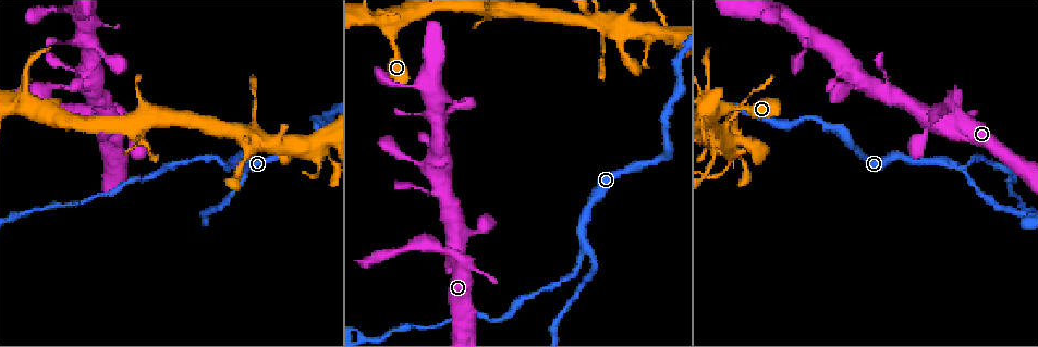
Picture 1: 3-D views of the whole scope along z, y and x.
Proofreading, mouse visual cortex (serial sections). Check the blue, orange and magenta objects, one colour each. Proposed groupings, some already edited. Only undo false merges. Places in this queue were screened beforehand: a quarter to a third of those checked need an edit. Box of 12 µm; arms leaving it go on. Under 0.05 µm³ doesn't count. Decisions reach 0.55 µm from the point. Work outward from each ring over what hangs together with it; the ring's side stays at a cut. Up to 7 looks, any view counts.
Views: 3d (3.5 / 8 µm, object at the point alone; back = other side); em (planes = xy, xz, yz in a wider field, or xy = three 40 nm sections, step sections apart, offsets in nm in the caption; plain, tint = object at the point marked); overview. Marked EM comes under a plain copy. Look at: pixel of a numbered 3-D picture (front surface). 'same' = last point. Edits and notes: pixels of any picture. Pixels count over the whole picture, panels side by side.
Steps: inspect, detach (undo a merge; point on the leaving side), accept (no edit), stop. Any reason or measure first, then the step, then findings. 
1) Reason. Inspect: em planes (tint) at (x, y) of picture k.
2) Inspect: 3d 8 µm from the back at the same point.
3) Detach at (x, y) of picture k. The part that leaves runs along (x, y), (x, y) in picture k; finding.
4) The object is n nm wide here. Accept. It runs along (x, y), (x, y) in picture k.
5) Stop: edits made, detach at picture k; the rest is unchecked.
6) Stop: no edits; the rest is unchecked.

Four-way junction. Inspect: 3d 3.5 µm from the back at (720, 110) of picture 1.

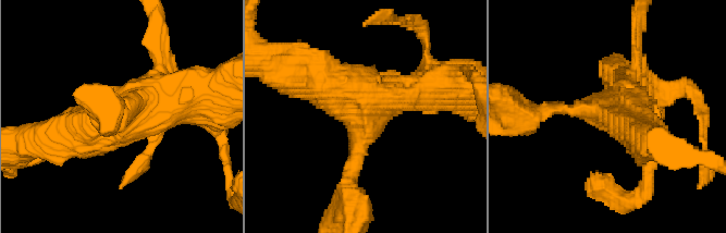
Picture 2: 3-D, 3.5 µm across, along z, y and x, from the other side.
Shape alone is not enough. Inspect: em xy step 2 (tint) at (365, 121) of picture 2.

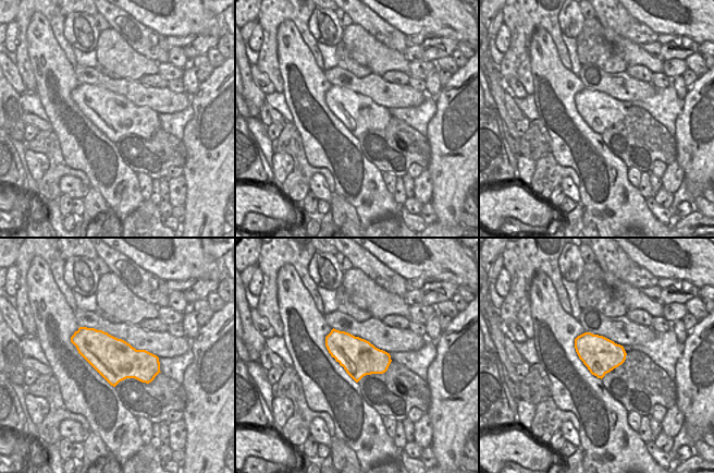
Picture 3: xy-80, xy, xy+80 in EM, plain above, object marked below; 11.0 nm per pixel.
Another direction. Inspect: em xy step 3 (tint) at the same point.

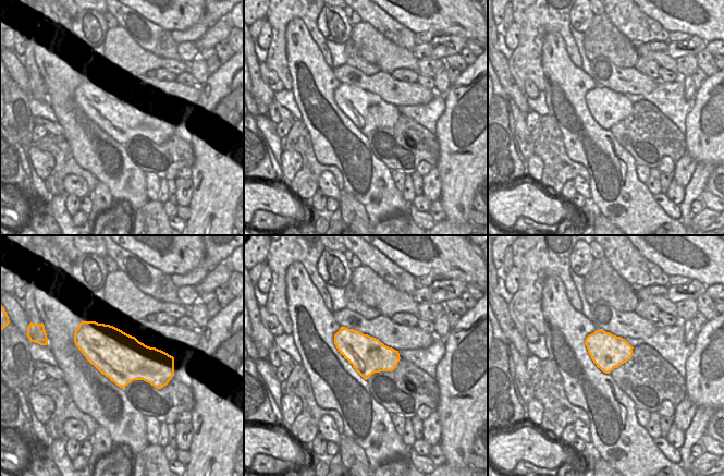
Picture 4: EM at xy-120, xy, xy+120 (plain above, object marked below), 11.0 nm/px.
4 arms meet here; the arms are 200, 250, 500, 600 nm wide. Accept. It runs along (354, 171), (364, 99), (304, 76) in picture 2; all the same cell.

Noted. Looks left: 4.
Branch point. Inspect: 3d 3.5 µm at (582, 250) of picture 1.

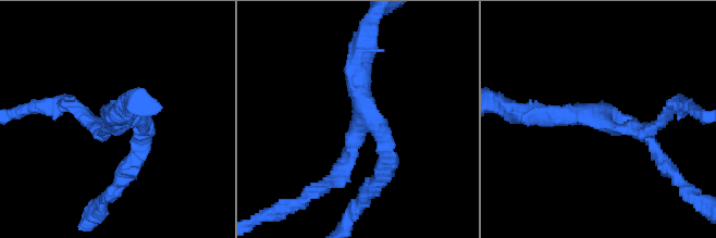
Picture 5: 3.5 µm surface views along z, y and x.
3 arms meet here; the arms are 200, 200, 300 nm wide. Inspect: em xy step 5 (tint) at (364, 117) of picture 5.

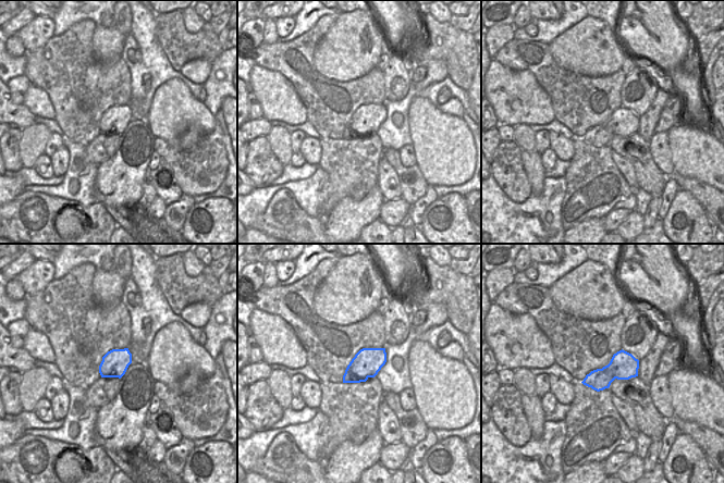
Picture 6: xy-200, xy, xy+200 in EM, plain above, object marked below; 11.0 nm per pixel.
Accept. It runs along (363, 48), (363, 117), (341, 175) in picture 5; all the same cell.

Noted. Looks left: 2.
Small branch off a trunk. Inspect: 3d 3.5 µm at (452, 252) of picture 1.

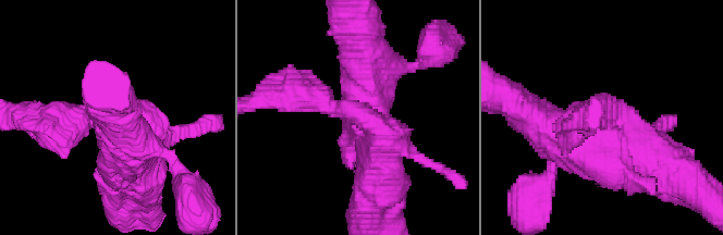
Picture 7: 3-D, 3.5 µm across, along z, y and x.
Need the tissue. Inspect: em xy step 5 (tint) at (600, 129) of picture 7.

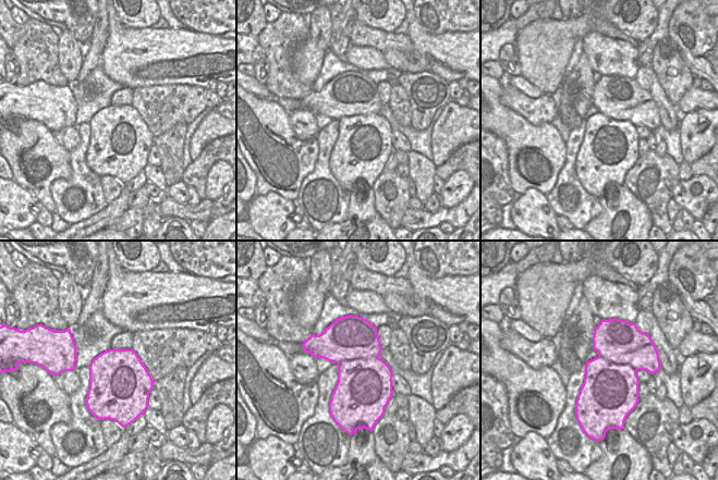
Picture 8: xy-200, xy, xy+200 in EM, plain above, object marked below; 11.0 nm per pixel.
Detach at (317, 107) of picture 7. A second cell is stuck on.

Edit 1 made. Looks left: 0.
Stop: edits made, detach at picture 7; the rest is unchecked.

